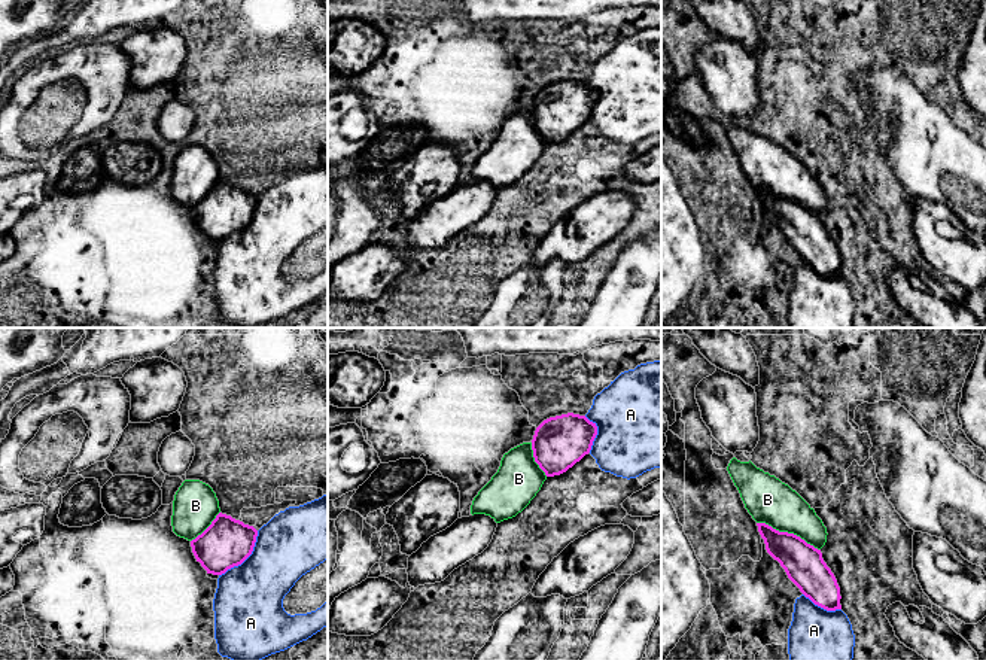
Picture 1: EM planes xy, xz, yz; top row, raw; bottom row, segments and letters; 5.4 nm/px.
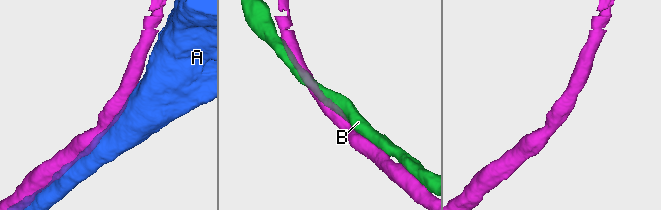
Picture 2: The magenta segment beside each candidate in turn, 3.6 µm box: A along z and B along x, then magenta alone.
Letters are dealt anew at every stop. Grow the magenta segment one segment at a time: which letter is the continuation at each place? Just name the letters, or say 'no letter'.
no letter

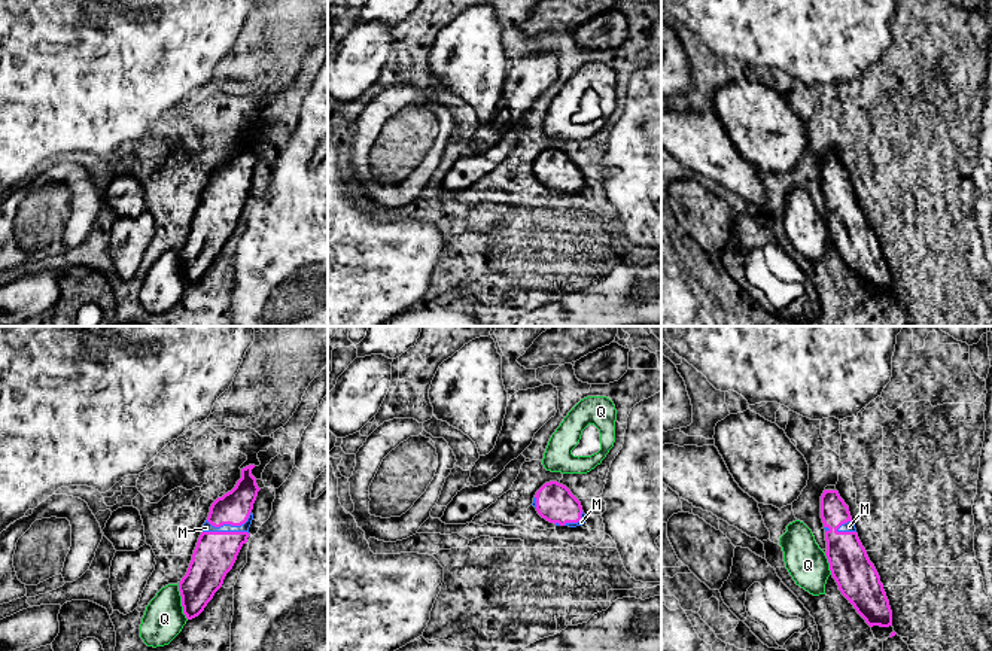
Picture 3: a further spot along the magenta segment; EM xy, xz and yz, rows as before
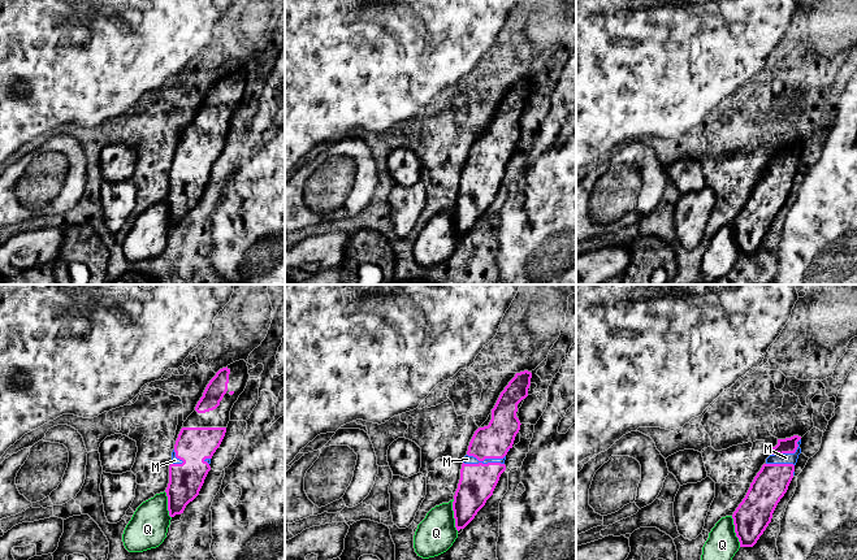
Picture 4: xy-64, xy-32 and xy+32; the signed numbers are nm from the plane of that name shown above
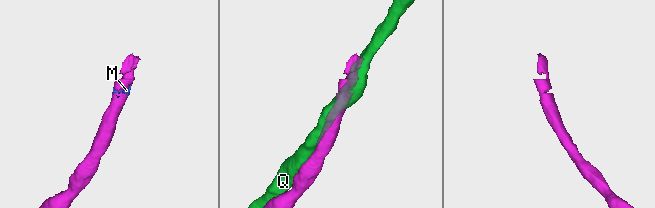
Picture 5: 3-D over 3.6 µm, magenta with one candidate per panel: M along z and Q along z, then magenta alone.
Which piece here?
M

